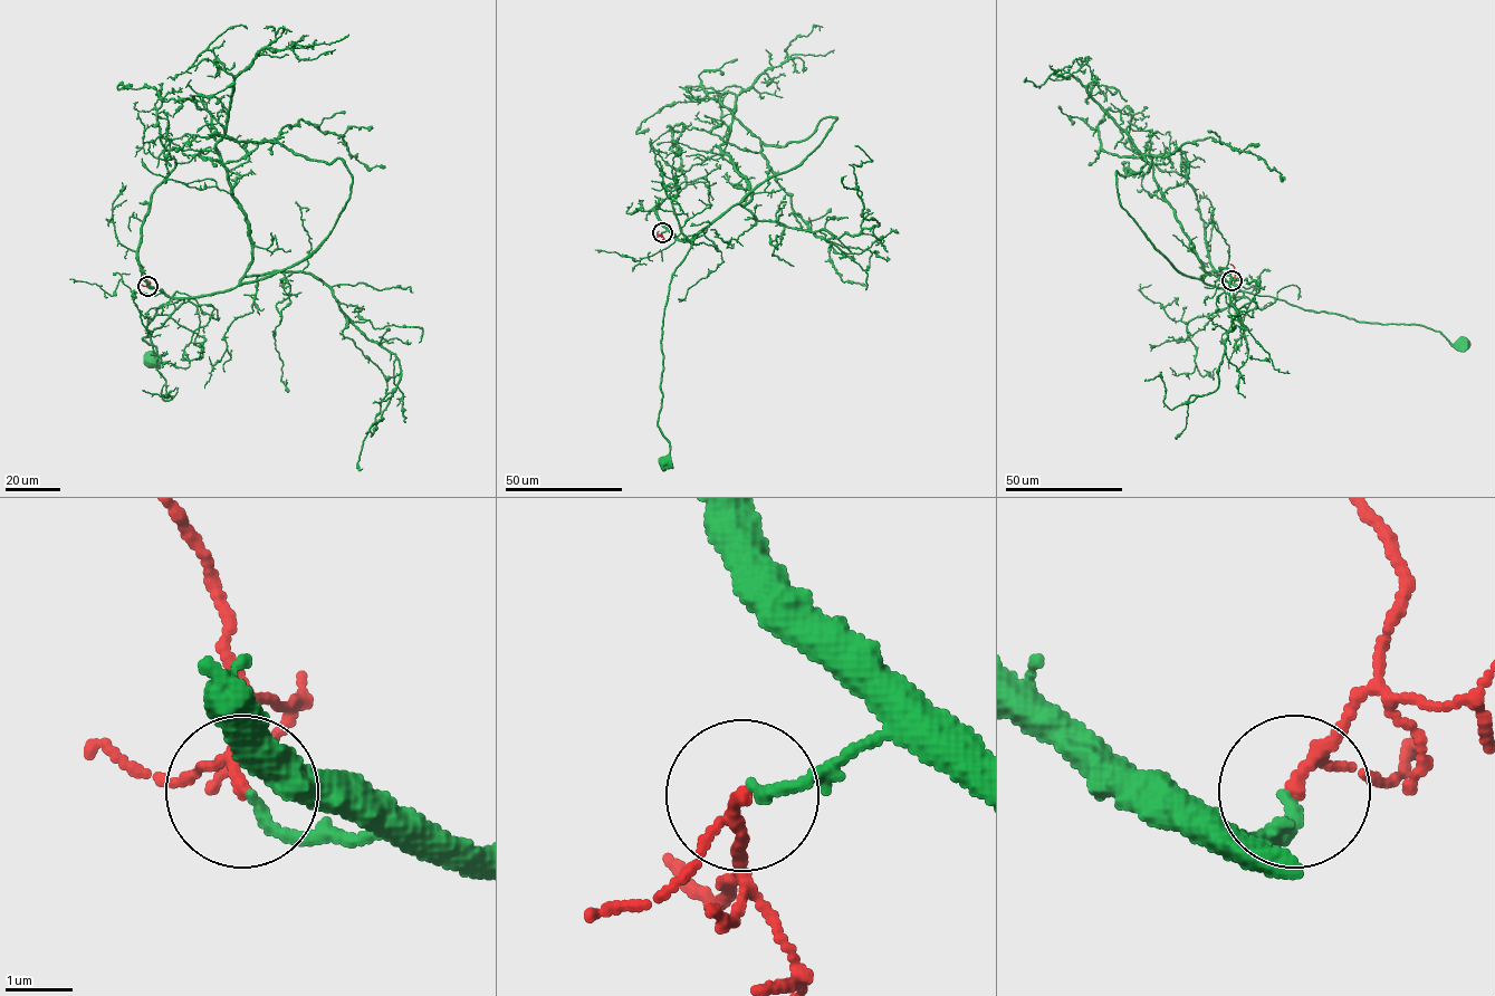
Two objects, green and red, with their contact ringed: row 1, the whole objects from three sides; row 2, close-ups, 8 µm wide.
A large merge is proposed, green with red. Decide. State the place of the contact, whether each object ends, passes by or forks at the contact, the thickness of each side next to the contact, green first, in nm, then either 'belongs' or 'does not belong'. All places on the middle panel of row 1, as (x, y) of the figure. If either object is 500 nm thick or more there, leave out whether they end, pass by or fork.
(662, 232) | green ends | red passes by | 160/150 nm | belongs

